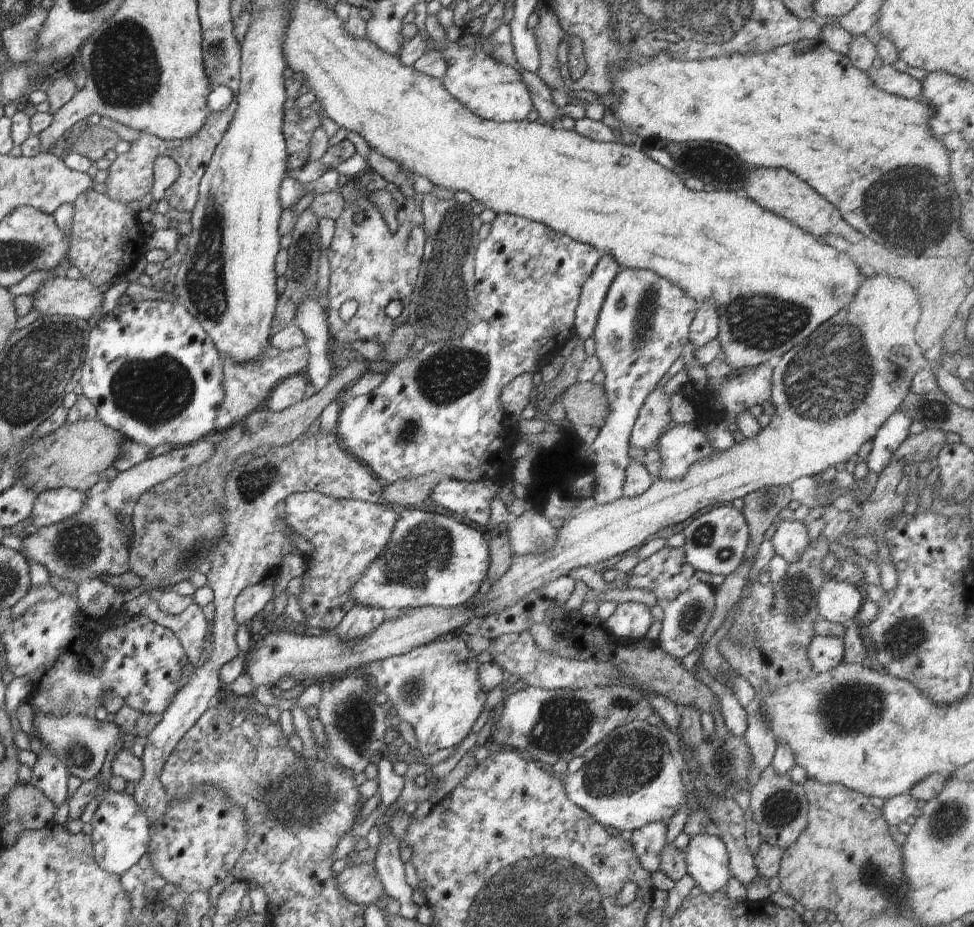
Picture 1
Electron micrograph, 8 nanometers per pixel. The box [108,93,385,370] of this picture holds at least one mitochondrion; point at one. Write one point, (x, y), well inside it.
(206, 285)

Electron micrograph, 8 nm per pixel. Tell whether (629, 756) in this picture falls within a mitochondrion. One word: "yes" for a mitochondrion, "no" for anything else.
yes

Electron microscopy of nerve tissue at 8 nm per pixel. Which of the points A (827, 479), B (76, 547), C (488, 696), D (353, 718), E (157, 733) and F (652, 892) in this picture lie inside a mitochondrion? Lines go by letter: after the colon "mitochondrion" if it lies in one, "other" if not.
A: other
B: mitochondrion
C: other
D: mitochondrion
E: other
F: other

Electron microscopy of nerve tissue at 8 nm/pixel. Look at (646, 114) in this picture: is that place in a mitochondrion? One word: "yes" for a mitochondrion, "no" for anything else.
no

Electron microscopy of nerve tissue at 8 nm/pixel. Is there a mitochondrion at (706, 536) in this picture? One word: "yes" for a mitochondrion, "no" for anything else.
yes

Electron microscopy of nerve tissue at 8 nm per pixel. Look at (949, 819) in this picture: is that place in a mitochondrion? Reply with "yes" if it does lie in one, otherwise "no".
yes

